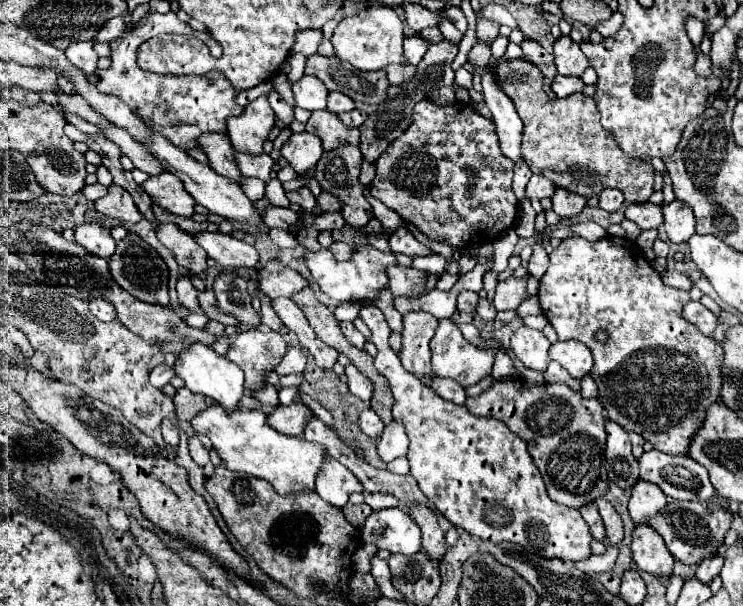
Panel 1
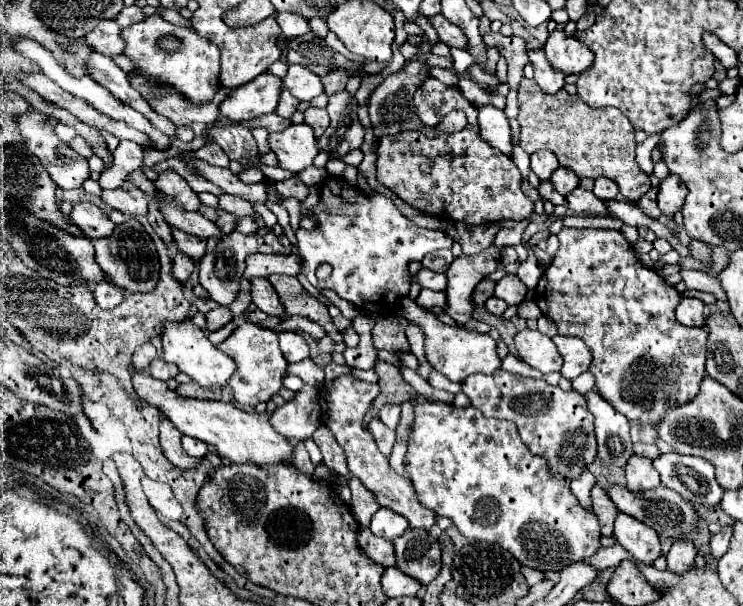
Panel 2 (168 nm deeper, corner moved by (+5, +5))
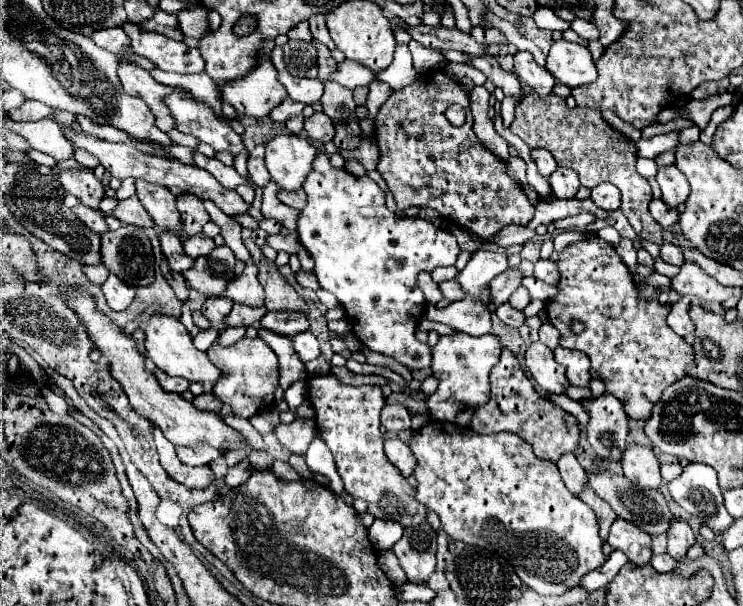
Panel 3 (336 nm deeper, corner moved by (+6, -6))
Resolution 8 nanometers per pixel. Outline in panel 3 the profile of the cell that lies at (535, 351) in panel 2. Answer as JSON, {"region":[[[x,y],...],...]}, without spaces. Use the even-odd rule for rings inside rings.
{"region":[[[531,343],[525,351],[525,365],[533,379],[541,385],[547,393],[563,393],[567,383],[563,367],[555,363],[553,351],[543,343]]]}

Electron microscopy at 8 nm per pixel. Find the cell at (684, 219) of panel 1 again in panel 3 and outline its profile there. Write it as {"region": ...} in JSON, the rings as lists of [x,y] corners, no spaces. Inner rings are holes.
{"region":[[[665,167],[659,169],[657,173],[657,183],[661,185],[661,199],[667,207],[679,207],[685,203],[689,195],[689,183],[683,173],[679,173],[675,167]]]}

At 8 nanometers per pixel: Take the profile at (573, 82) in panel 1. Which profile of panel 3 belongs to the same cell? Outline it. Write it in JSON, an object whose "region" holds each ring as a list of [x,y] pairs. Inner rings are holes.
{"region":[[[519,51],[515,55],[515,71],[517,71],[521,83],[535,89],[535,93],[539,93],[539,97],[547,97],[553,91],[555,79],[551,79],[551,73],[545,67],[541,67],[533,61],[531,53]]]}

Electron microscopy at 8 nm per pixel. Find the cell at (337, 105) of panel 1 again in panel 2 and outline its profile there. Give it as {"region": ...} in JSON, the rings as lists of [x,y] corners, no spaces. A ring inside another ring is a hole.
{"region":[[[334,68],[332,72],[324,74],[322,84],[324,84],[324,88],[326,88],[326,94],[344,90],[344,88],[346,88],[346,80],[348,80],[348,74],[344,72],[344,68]]]}

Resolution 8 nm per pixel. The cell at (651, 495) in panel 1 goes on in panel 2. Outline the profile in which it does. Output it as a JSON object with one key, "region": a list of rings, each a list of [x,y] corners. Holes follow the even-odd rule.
{"region":[[[632,454],[624,470],[626,470],[626,486],[630,492],[650,490],[660,486],[660,476],[656,468],[652,468],[652,460],[646,456]]]}

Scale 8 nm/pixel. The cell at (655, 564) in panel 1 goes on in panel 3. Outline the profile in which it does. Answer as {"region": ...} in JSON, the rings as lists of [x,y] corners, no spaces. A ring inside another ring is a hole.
{"region":[[[615,519],[615,523],[611,525],[611,533],[607,537],[607,543],[613,549],[619,549],[627,555],[627,559],[633,565],[649,565],[651,557],[653,557],[653,549],[651,549],[651,537],[641,531],[637,525],[625,521],[625,519]]]}

